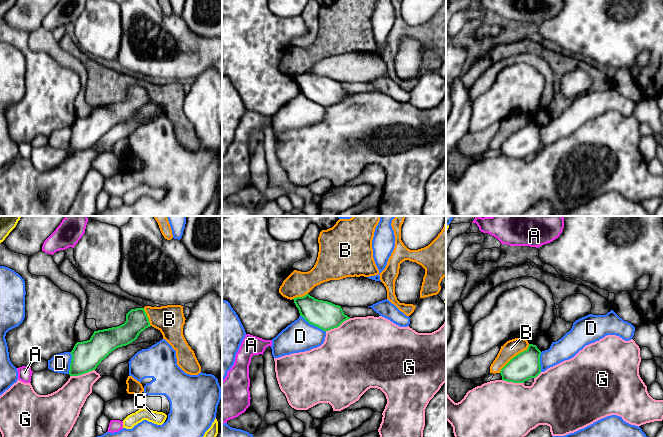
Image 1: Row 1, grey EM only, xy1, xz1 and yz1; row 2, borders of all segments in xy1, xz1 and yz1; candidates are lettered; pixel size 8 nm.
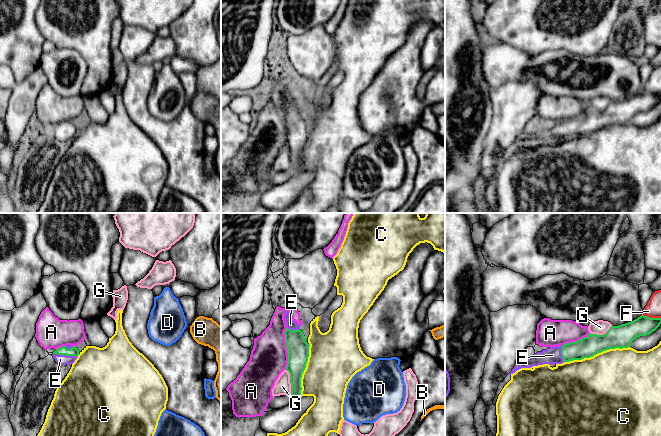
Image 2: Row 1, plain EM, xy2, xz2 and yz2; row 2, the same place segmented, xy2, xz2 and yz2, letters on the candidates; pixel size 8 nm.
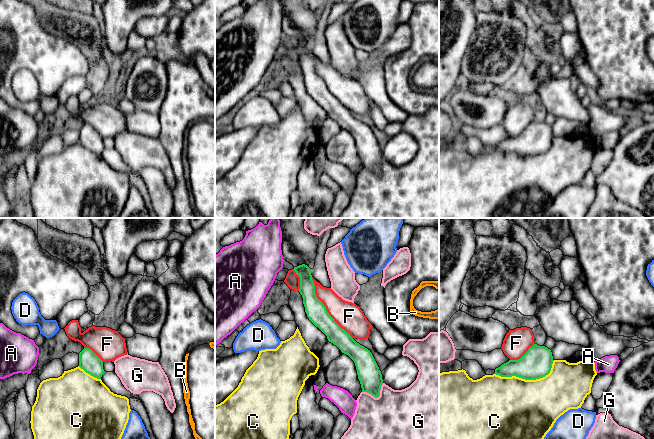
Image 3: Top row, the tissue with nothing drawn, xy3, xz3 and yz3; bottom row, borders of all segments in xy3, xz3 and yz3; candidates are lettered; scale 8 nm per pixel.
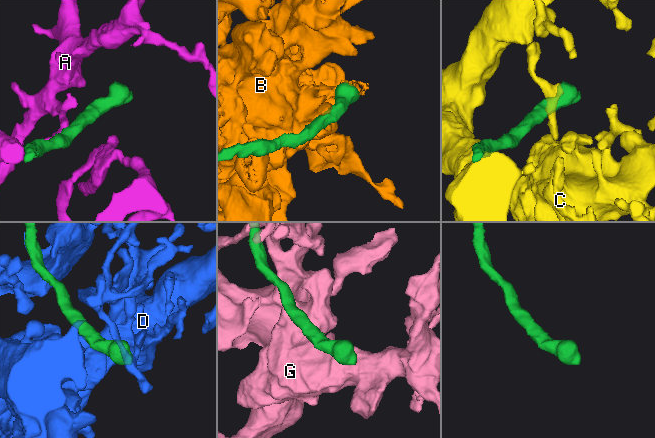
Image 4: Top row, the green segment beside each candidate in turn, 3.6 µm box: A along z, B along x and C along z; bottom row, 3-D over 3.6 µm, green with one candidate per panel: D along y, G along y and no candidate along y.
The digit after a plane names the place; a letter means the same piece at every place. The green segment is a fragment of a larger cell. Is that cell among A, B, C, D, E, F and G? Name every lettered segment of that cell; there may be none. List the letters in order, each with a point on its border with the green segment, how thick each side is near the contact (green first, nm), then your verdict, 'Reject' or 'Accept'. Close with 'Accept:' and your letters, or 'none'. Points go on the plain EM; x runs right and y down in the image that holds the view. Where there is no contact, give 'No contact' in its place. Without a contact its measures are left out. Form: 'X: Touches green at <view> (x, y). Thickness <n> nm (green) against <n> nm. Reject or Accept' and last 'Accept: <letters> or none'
A: Touches green at xz2 (286, 124). Thickness 180 nm (green) against 300 nm. Reject
B: Touches green at yz1 (515, 132). Thickness 220 nm (green) against 140 nm. Reject
C: Touches green at yz3 (527, 155). Thickness 240 nm (green) against 500 nm. Reject
D: Touches green at xz1 (313, 100). Thickness 220 nm (green) against 260 nm. Reject
E: Touches green at xy2 (65, 130). Thickness 70 nm (green) against 80 nm. Accept
F: Touches green at xz3 (325, 84). Thickness 160 nm (green) against 220 nm. Reject
G: Touches green at xz3 (376, 173). Thickness 190 nm (green) against 500 nm. Reject
Accept: E

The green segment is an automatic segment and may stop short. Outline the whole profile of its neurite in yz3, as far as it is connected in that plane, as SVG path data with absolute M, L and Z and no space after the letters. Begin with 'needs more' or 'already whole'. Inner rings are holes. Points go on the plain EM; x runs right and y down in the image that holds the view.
already whole; M534 120L518 136L509 136L495 145L501 153L516 152L525 156L536 156L545 153L551 147L553 132L550 125Z

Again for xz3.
already whole; M302 40L294 43L293 46L300 53L299 68L303 74L307 93L327 112L329 118L336 121L342 129L354 137L362 168L378 174L383 155L372 129L342 105L329 91L324 80L316 73L311 51L312 45Z

